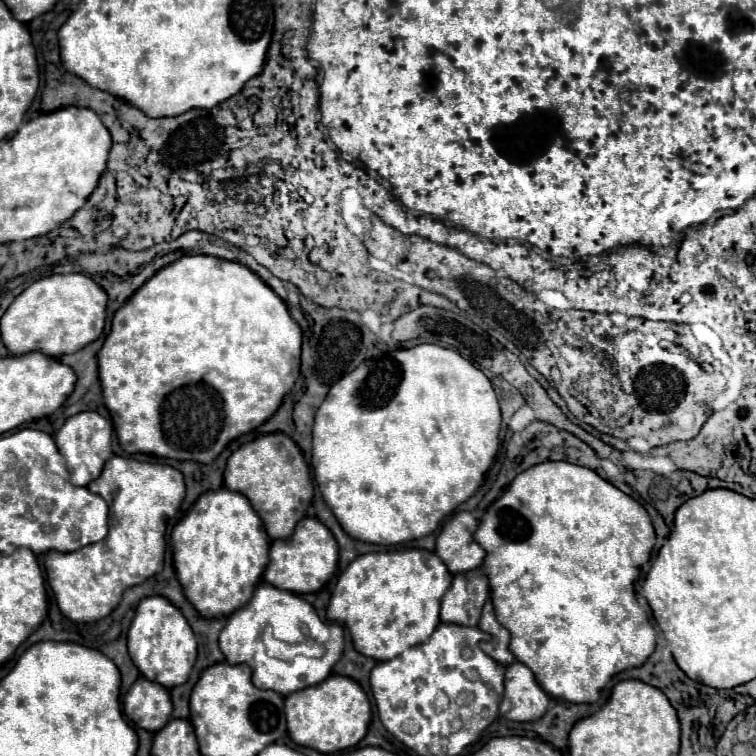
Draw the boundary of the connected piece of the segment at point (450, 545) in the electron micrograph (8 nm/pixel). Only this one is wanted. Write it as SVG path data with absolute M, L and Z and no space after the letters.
M456 512L436 538L436 556L452 572L468 572L482 564L484 550L474 542L478 520L470 512Z

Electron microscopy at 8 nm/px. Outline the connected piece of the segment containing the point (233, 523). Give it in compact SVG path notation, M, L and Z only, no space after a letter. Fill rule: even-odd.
M228 488L202 494L184 520L174 526L172 544L174 570L184 596L204 618L228 616L248 604L268 564L270 550L270 538L248 498Z

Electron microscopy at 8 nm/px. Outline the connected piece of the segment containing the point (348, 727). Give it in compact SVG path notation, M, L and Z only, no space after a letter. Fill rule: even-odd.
M330 676L316 686L308 686L286 696L288 734L298 746L312 748L320 754L332 754L356 746L370 724L370 702L358 682L346 676Z

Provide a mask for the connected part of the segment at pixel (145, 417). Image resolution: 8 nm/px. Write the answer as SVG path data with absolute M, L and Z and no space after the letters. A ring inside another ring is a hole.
M184 256L176 260L174 264L164 266L114 314L112 330L106 336L102 350L98 352L102 396L112 416L122 450L126 450L128 454L144 452L144 454L154 454L160 458L194 460L194 462L210 464L226 448L228 442L258 428L278 410L278 406L282 404L282 398L292 390L294 382L300 376L300 348L302 348L300 326L296 326L296 322L292 320L284 300L244 264L222 260L216 256Z

